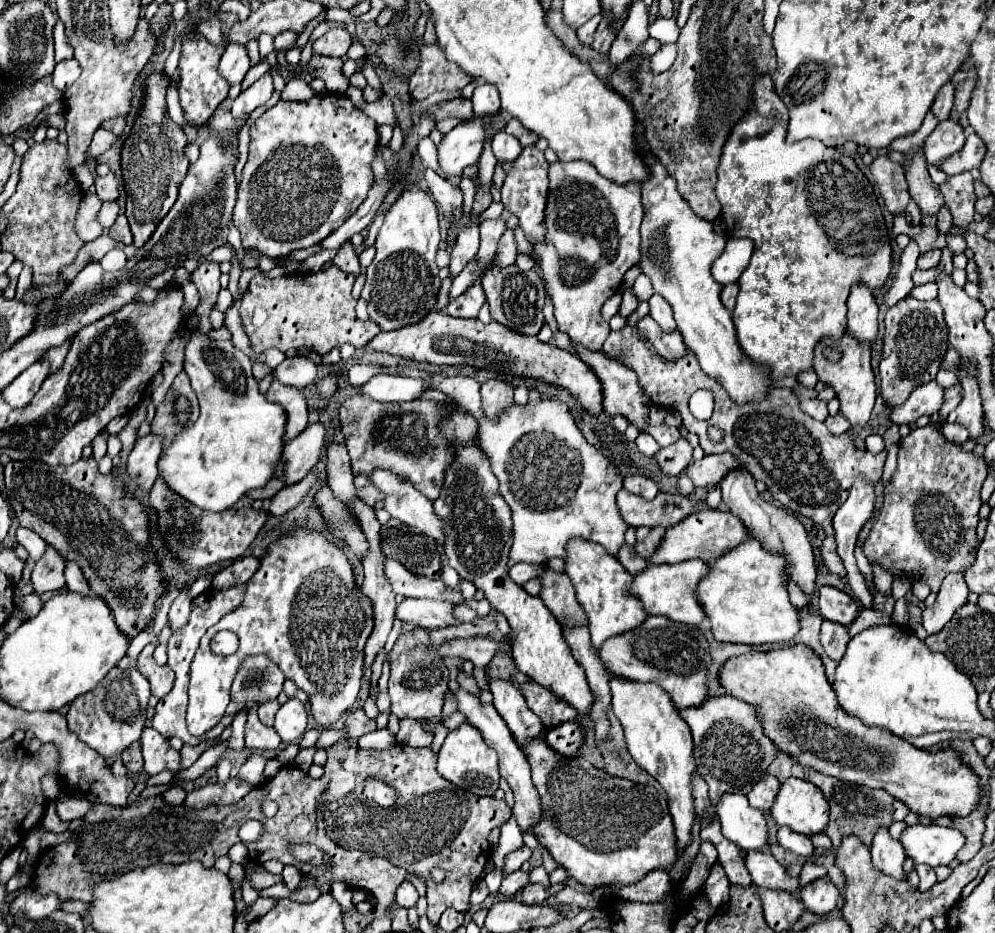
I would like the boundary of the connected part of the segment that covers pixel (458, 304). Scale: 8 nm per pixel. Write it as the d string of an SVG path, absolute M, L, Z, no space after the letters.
M474 285L470 289L466 289L462 295L458 295L456 299L448 301L448 305L444 307L444 311L448 315L452 315L452 317L464 317L464 319L476 317L478 311L480 311L480 307L484 305L484 301L486 301L486 297L482 293L482 287Z

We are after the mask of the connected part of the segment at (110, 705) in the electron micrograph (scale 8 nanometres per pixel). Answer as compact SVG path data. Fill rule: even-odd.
M114 667L108 671L108 675L100 681L100 685L110 687L110 697L102 699L96 693L86 693L70 703L70 711L66 715L68 729L78 735L80 741L96 749L102 757L114 757L120 755L130 743L140 739L140 733L144 729L146 721L146 707L150 697L150 683L138 669L120 669Z

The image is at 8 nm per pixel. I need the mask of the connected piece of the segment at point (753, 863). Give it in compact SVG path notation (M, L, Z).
M746 851L742 859L744 859L744 865L746 865L754 885L770 887L770 889L782 889L788 893L796 891L798 877L788 877L786 869L770 853Z

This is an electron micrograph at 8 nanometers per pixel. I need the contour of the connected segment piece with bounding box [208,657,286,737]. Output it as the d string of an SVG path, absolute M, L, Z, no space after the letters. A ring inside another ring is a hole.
M248 657L234 677L232 701L224 717L208 733L212 737L220 737L242 707L252 707L254 703L260 705L270 699L276 699L282 691L284 679L284 673L268 657Z

